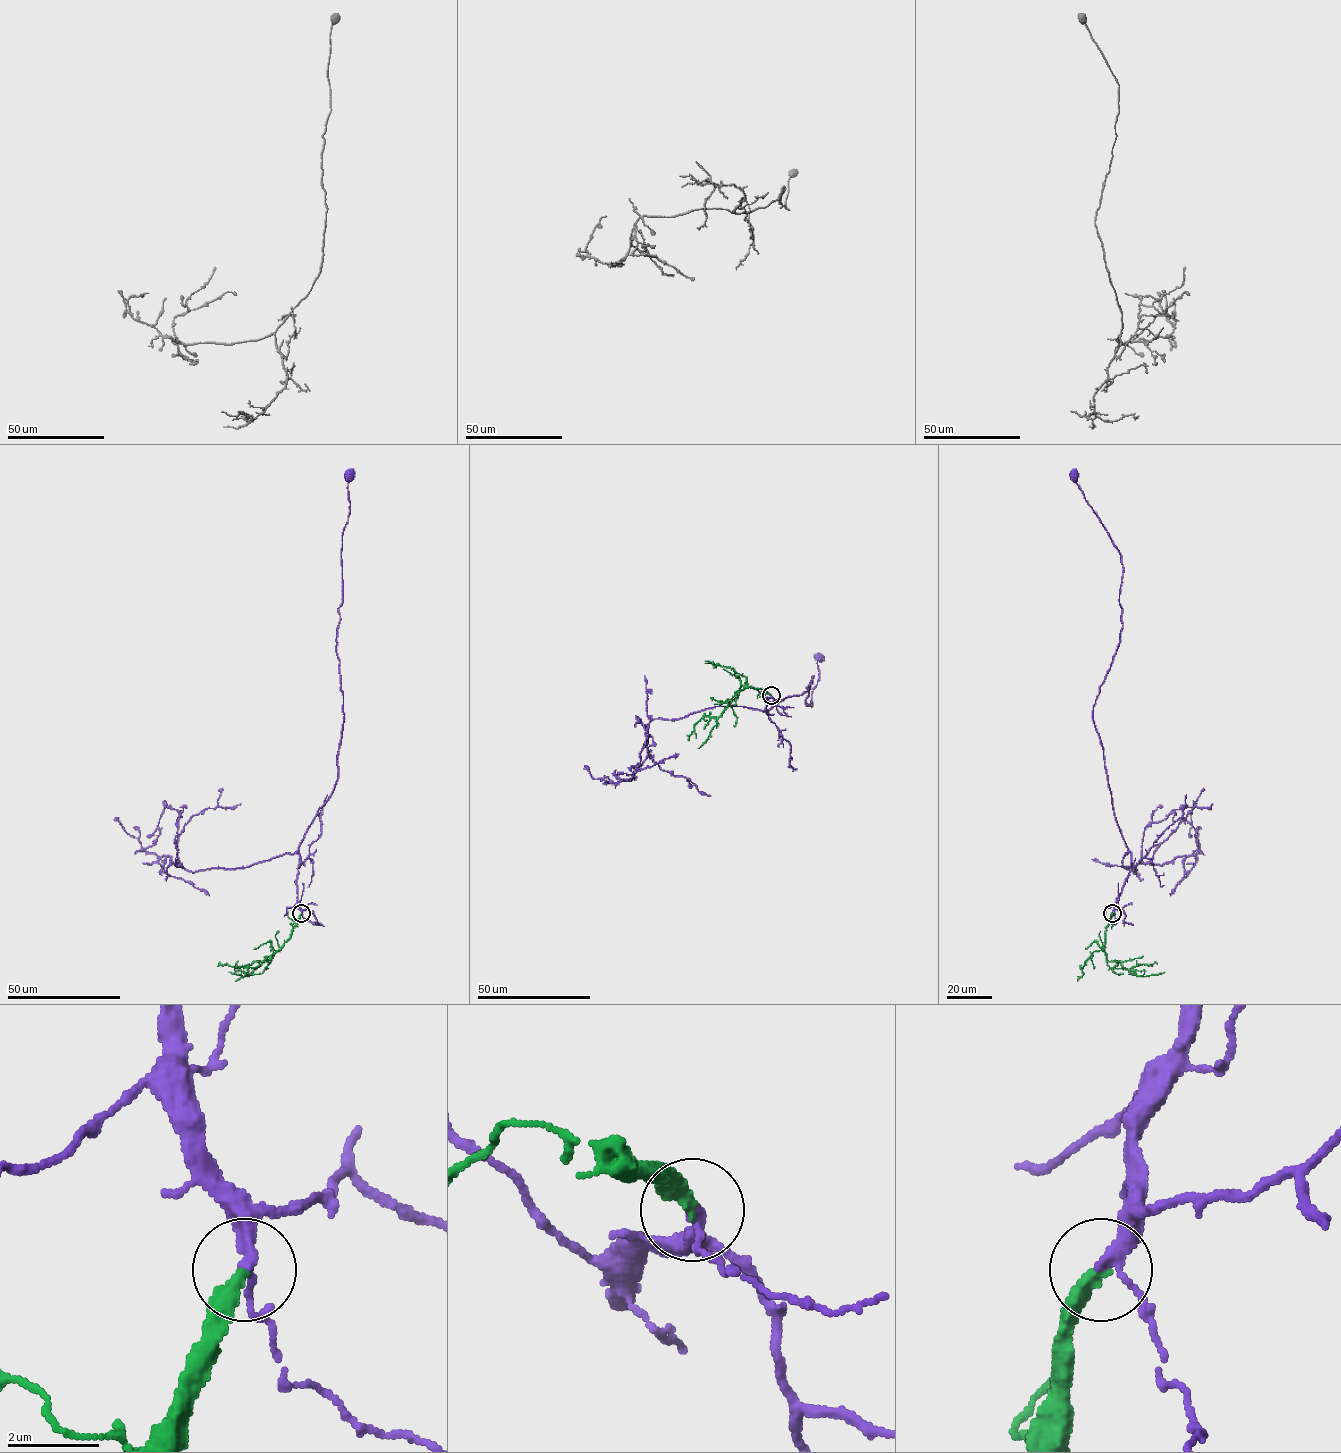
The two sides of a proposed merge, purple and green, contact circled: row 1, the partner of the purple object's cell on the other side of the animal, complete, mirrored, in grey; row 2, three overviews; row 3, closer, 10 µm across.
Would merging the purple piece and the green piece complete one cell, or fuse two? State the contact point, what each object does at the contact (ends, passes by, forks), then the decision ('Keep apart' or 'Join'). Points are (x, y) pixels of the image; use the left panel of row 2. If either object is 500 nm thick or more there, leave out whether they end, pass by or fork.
Place: (301, 913). At the ring purple passes by. At the ring green ends. Join

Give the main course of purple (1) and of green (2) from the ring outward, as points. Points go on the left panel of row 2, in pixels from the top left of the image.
1: (301, 913), (296, 883), (299, 846), (338, 771), (344, 719), (337, 631), (350, 475)
2: (301, 913), (291, 937), (270, 961), (260, 961), (250, 974), (219, 963)

